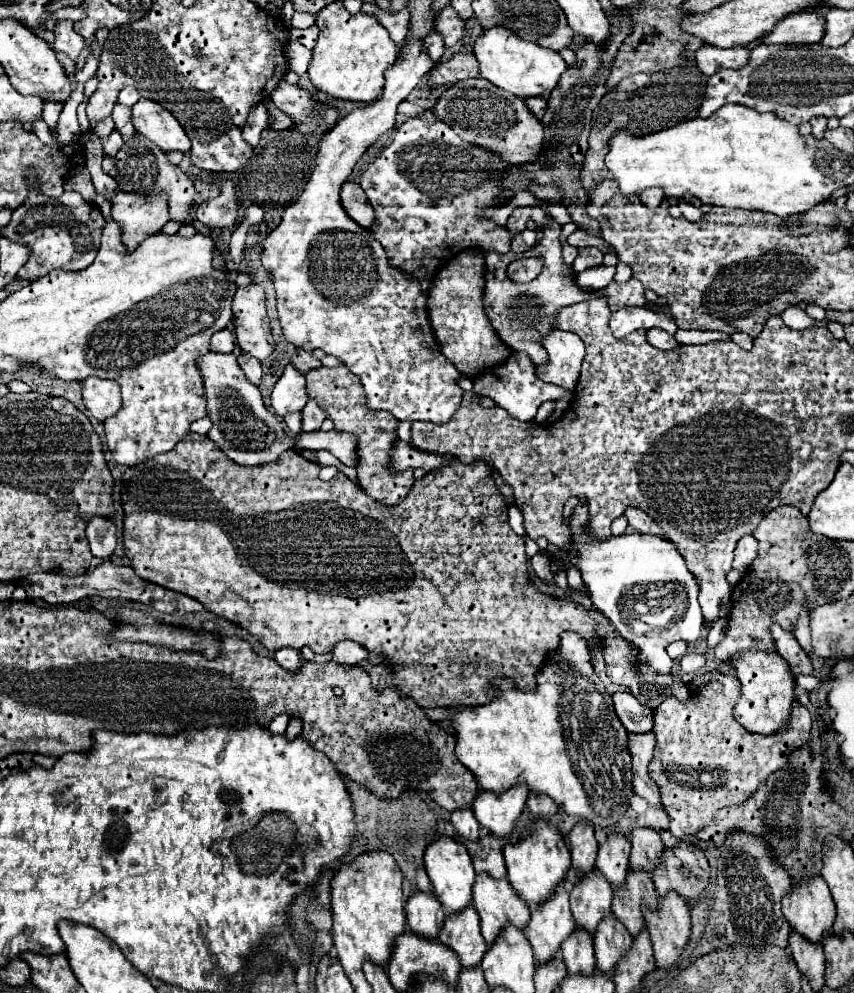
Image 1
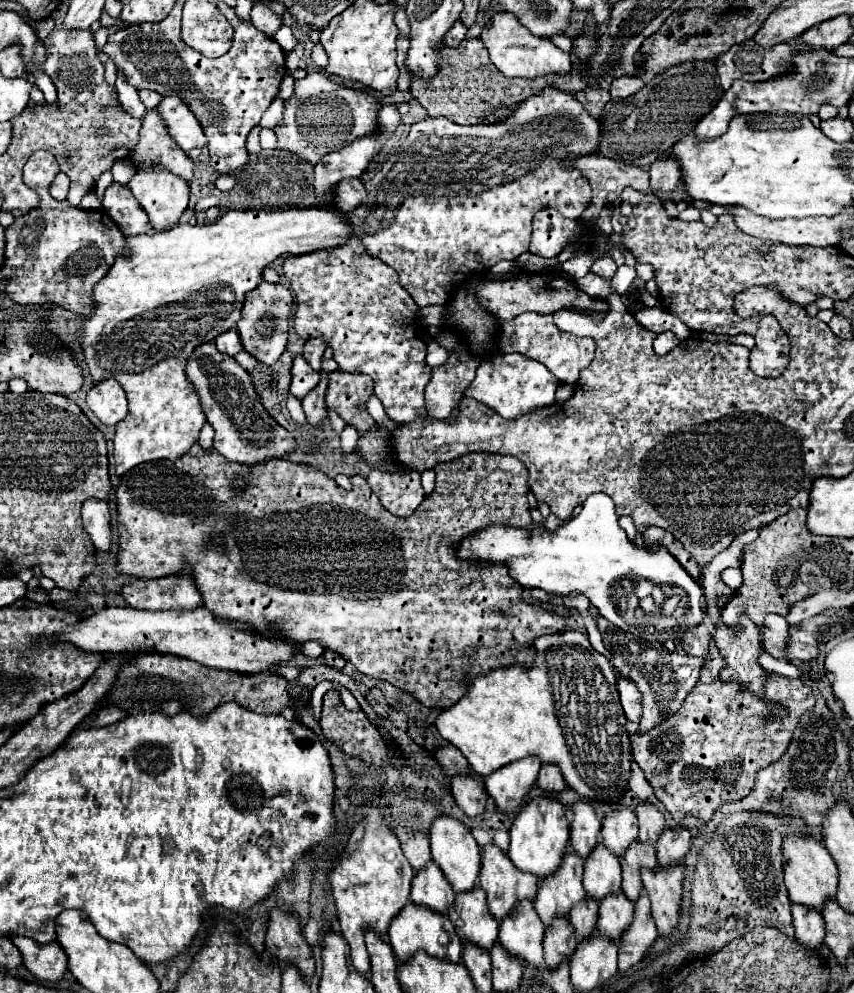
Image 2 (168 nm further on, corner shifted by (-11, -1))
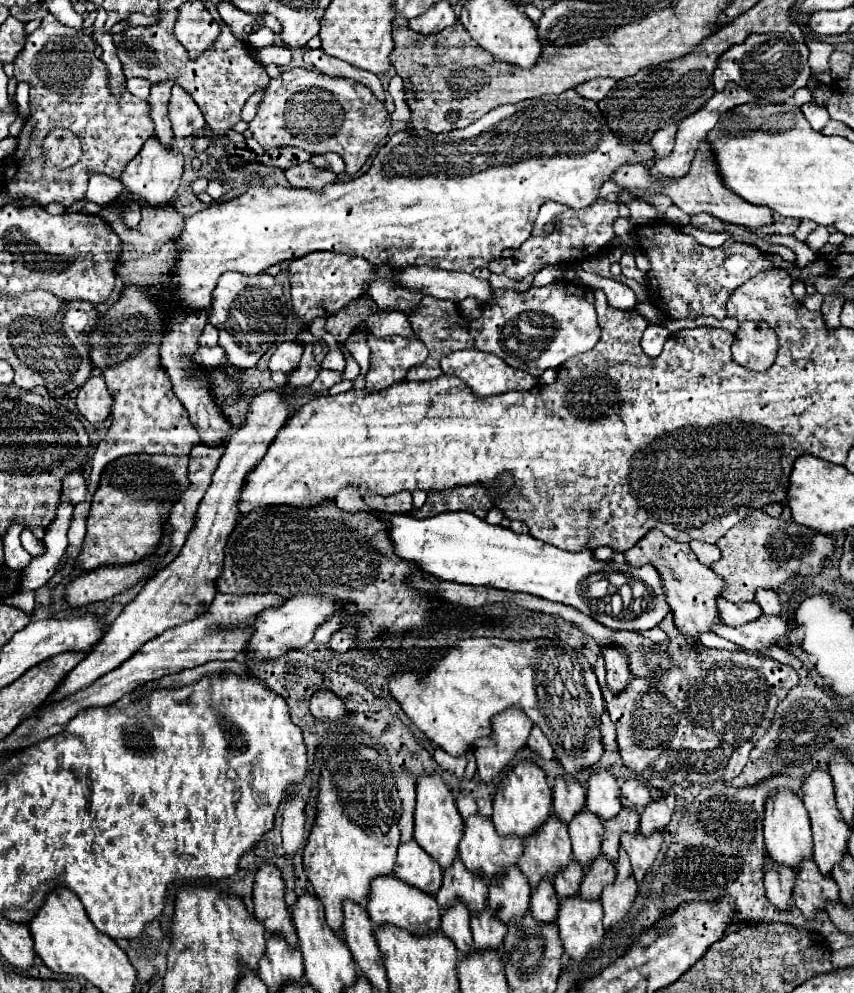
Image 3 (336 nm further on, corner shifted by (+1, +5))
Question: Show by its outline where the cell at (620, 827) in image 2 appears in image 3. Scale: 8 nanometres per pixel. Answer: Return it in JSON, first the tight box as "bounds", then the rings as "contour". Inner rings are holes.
{"bounds":[586,771,622,821],"contour":[[[600,771],[600,773],[590,775],[586,807],[596,817],[600,817],[600,821],[608,821],[622,811],[620,787],[608,771]]]}

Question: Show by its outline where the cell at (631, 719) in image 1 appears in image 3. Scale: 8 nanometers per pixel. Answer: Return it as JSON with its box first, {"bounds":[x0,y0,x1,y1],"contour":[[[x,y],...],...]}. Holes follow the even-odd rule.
{"bounds":[602,647,630,695],"contour":[[[608,647],[608,649],[604,649],[602,655],[606,659],[606,683],[608,683],[608,689],[614,695],[618,695],[628,685],[628,679],[630,679],[626,655],[618,647]]]}

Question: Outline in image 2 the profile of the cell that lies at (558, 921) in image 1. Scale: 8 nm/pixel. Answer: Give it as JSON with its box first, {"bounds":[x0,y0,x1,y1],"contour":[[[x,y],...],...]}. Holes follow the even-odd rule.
{"bounds":[532,849,586,925],"contour":[[[568,849],[556,873],[540,881],[532,903],[544,925],[550,925],[556,917],[566,917],[572,905],[584,899],[586,891],[582,887],[582,863],[584,861],[574,853],[574,849]]]}

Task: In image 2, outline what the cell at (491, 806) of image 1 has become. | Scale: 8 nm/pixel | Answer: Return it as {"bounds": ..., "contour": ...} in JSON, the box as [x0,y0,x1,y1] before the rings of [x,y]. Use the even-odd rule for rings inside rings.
{"bounds":[484,757,542,811],"contour":[[[524,757],[496,769],[496,773],[490,773],[484,781],[486,791],[494,799],[496,807],[502,811],[516,811],[530,793],[540,765],[542,763],[538,757]]]}

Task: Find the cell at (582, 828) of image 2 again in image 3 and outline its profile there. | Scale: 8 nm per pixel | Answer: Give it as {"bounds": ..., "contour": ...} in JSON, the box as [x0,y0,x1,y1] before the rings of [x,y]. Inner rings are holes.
{"bounds":[554,777,586,823],"contour":[[[558,777],[554,781],[554,813],[556,817],[560,817],[560,821],[570,823],[572,817],[576,813],[580,813],[584,809],[586,803],[586,791],[582,789],[582,785],[578,781],[566,781],[562,777]]]}

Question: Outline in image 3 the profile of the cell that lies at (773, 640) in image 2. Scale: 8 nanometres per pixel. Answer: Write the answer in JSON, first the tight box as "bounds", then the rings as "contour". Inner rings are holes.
{"bounds":[718,597,762,627],"contour":[[[722,597],[718,599],[718,611],[720,611],[724,623],[730,627],[740,627],[762,615],[762,609],[758,603],[730,603]]]}

